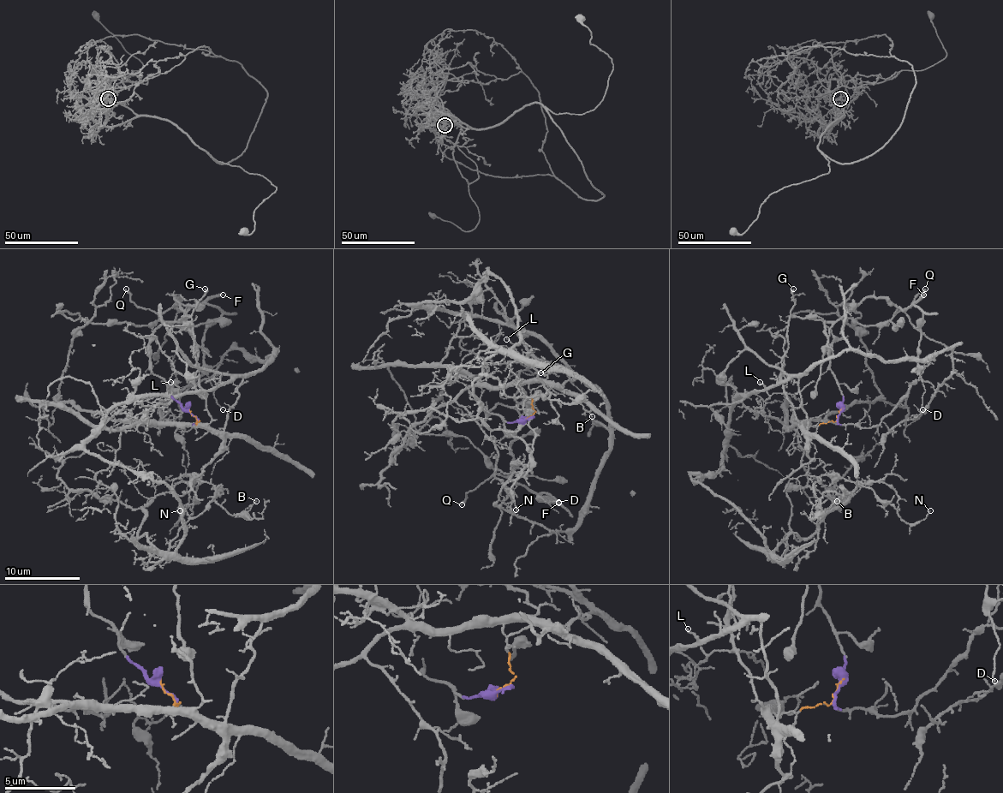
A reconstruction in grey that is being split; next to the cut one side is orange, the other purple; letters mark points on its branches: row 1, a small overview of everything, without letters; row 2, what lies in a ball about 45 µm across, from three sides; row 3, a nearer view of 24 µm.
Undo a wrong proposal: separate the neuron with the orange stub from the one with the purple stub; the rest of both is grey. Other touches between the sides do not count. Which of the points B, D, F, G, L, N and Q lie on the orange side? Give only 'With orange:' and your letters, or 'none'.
With orange: B, G, L, N

